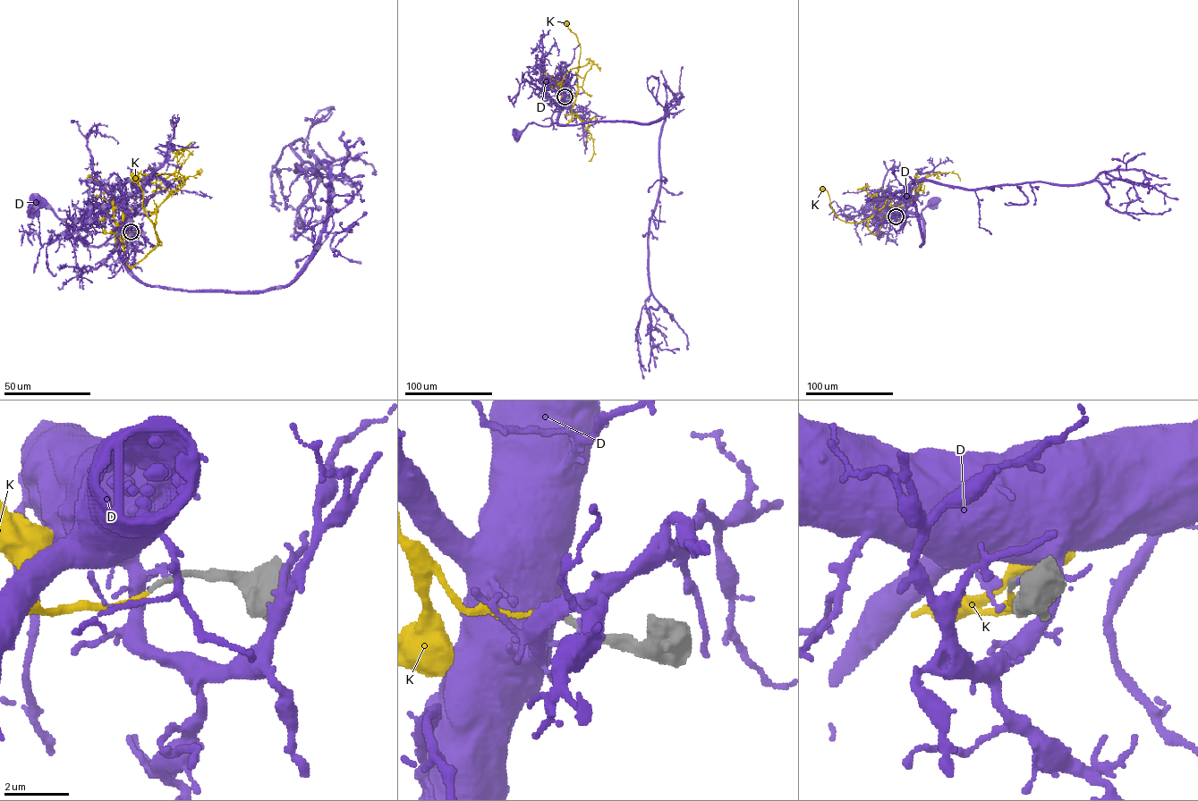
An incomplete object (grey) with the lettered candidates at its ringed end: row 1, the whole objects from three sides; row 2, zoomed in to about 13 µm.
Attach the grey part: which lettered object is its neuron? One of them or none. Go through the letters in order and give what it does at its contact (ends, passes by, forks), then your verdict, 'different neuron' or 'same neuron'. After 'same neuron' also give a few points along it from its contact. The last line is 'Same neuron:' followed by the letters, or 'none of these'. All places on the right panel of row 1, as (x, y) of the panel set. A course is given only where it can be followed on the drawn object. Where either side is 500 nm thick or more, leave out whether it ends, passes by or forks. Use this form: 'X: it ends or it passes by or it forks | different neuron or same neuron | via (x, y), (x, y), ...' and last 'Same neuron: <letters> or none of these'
D: it ends | different neuron
K: it ends | same neuron | via (896, 216), (884, 215), (873, 234), (867, 226), (870, 218), (840, 220), (828, 192), (821, 189)
Same neuron: K

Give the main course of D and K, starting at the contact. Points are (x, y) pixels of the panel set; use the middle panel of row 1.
D: (565, 97), (555, 123), (543, 126), (531, 122), (516, 133)
K: (565, 96), (560, 95), (558, 84), (572, 69), (578, 71), (580, 50), (577, 37), (568, 28), (567, 22)

